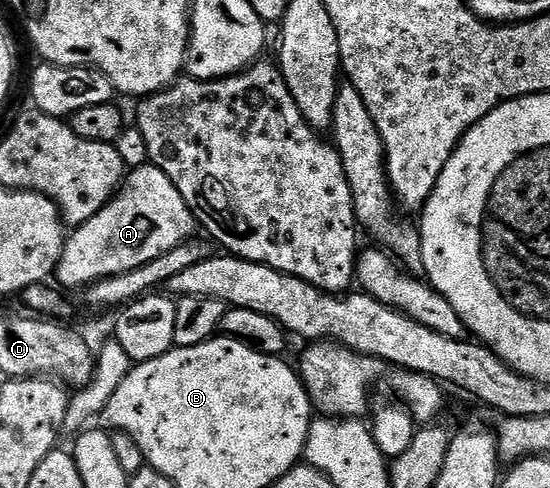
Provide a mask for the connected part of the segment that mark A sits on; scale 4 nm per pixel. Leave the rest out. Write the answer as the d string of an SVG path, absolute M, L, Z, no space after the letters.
M149 164L135 167L125 177L116 197L107 206L103 206L93 218L75 227L67 235L60 263L56 265L55 281L64 288L69 288L68 286L87 288L101 278L113 278L124 274L170 252L170 248L189 241L195 235L192 234L195 230L198 230L197 220L192 215L186 200L182 200L176 185L156 166Z

